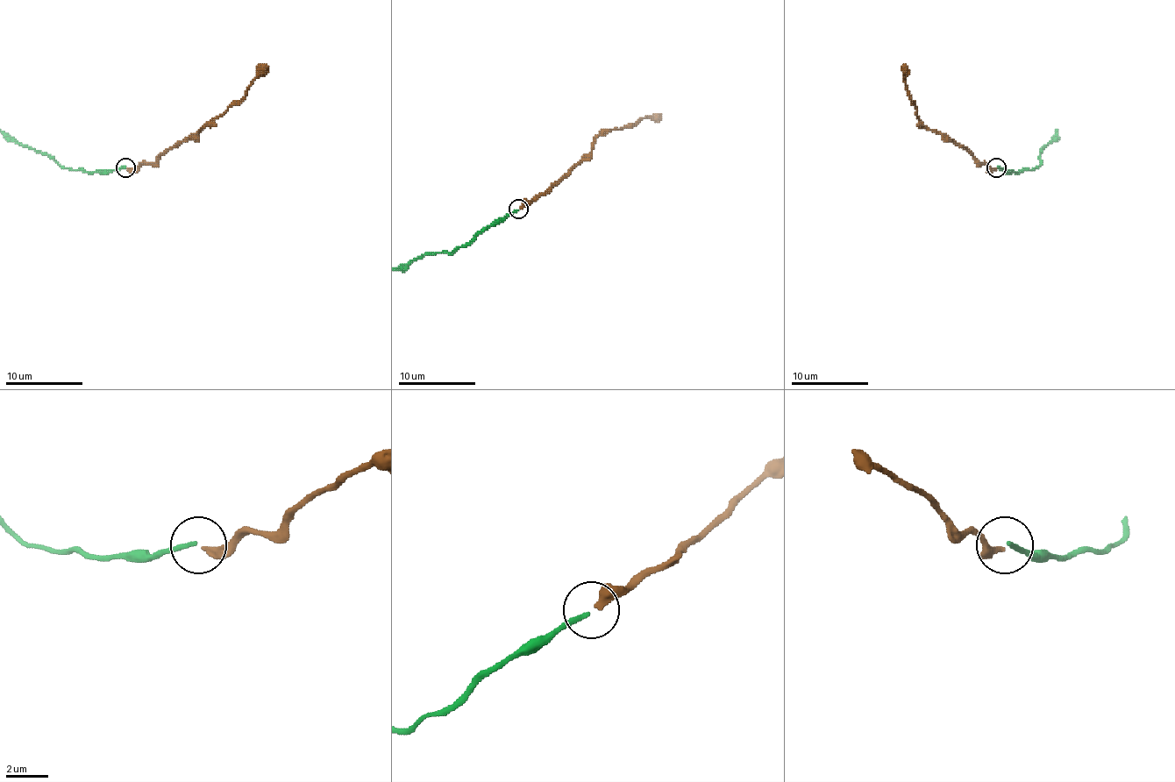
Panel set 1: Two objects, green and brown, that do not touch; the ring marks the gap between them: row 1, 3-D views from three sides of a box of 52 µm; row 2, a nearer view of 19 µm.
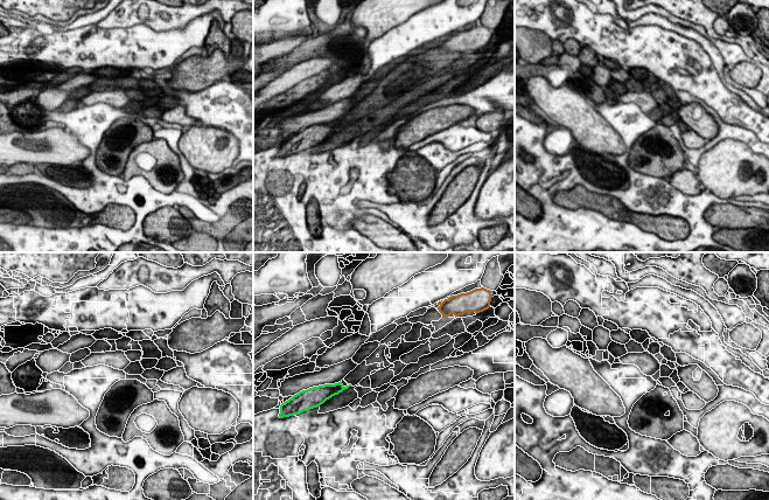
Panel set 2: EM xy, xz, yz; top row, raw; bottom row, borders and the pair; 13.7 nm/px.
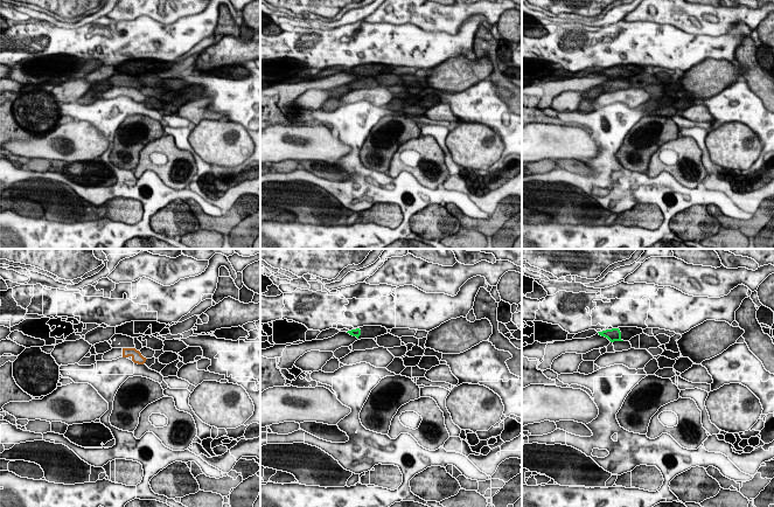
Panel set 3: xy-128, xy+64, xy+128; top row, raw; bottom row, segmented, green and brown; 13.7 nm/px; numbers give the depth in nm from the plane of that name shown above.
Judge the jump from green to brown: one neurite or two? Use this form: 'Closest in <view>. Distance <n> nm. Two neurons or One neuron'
Closest in xz. Distance 1550 nm. Two neurons

